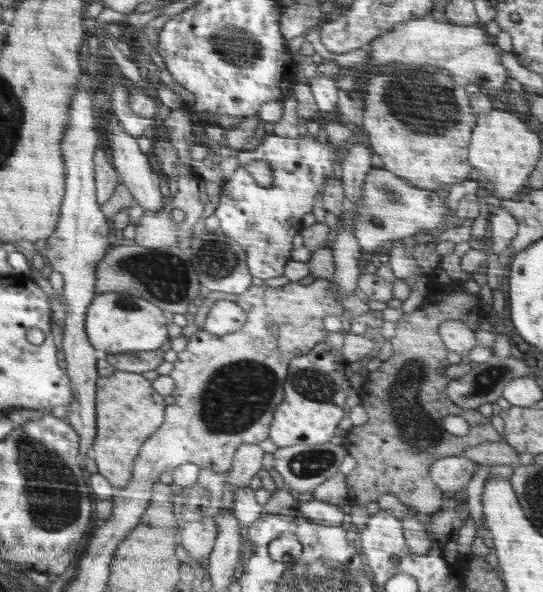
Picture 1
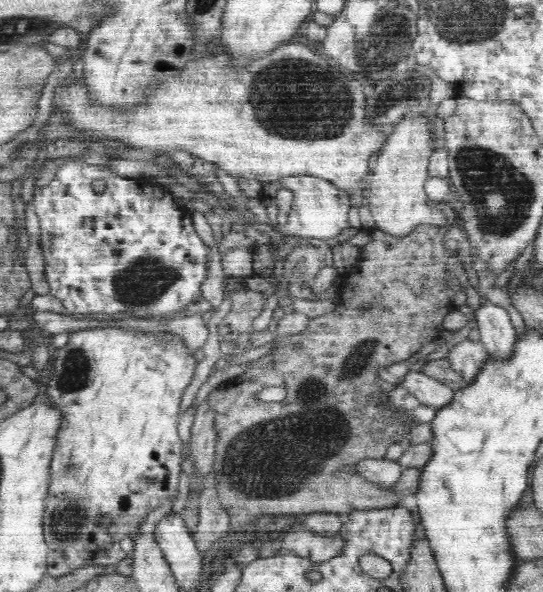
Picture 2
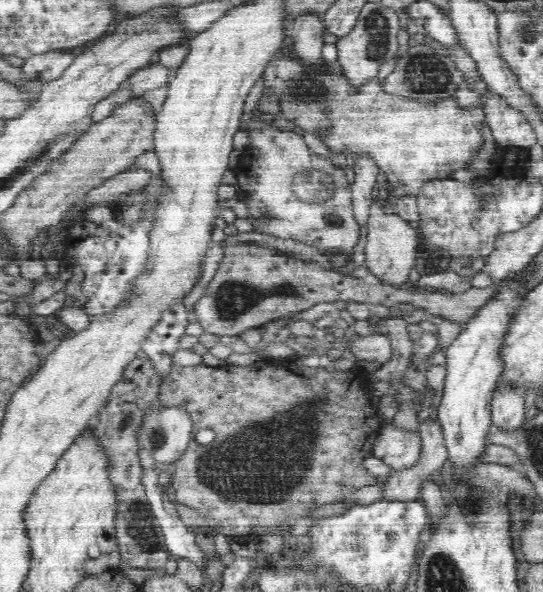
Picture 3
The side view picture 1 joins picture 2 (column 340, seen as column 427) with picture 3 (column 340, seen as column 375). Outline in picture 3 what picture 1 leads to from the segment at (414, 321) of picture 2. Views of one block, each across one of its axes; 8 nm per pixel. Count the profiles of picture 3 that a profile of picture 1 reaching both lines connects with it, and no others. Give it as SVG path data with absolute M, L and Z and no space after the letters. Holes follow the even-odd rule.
M289 358L258 361L248 366L233 366L221 364L215 368L201 364L194 366L174 365L167 378L162 381L159 392L159 402L167 407L180 407L188 412L193 422L193 433L202 429L214 430L215 439L210 444L200 445L195 438L190 439L187 449L181 457L170 463L156 463L155 472L169 474L170 480L167 485L171 499L180 504L194 508L202 518L202 530L206 534L227 535L230 540L235 536L260 534L294 534L294 526L302 522L302 518L314 518L322 506L334 506L334 502L343 502L351 493L362 487L376 485L381 479L368 473L362 466L362 461L373 455L373 444L381 427L381 419L378 420L377 410L372 406L372 392L370 390L370 374L356 365L344 373L338 374L334 367L298 367Z

